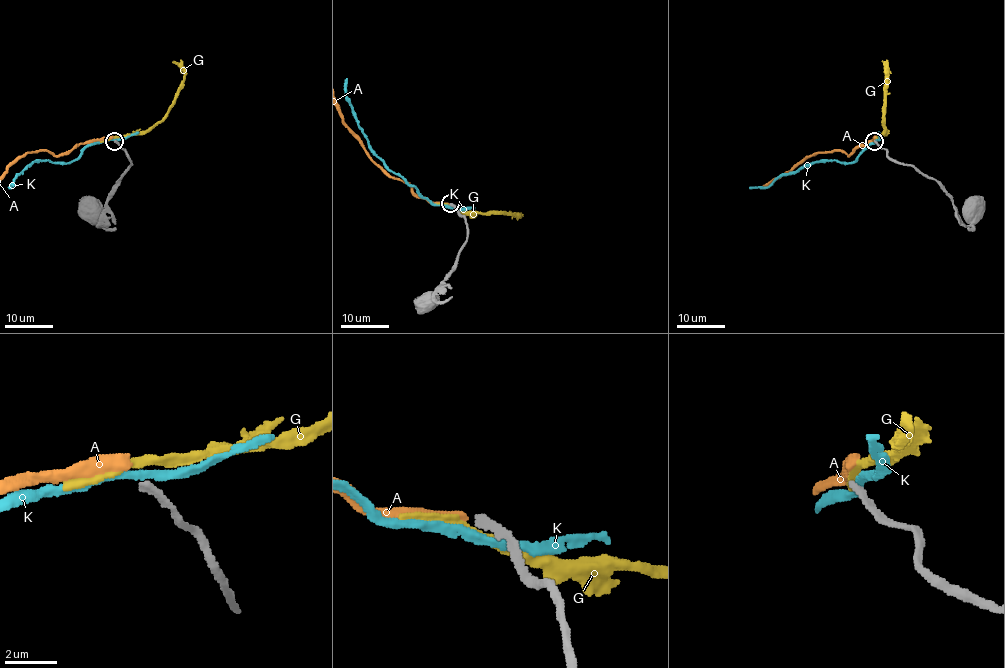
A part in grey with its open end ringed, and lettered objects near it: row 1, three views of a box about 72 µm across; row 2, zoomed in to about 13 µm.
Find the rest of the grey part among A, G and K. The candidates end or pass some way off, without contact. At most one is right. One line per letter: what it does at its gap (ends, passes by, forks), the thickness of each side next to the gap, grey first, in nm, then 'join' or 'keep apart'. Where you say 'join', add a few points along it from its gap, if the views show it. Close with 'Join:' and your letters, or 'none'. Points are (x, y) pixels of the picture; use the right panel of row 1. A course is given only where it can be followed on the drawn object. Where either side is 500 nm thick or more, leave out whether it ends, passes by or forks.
A: it ends | 240/440 nm | keep apart
G: it passes by | 240/340 nm | keep apart
K: it passes by | 240/300 nm | keep apart
Join: none

